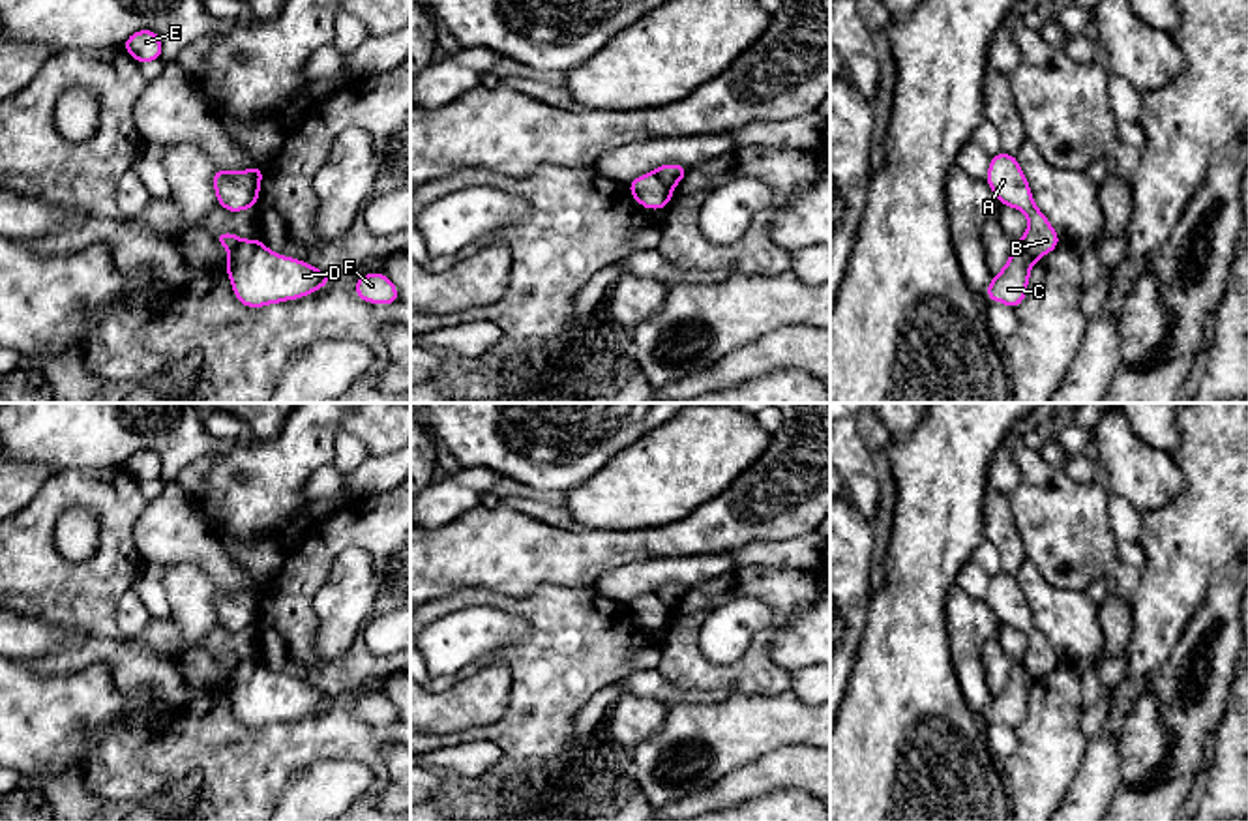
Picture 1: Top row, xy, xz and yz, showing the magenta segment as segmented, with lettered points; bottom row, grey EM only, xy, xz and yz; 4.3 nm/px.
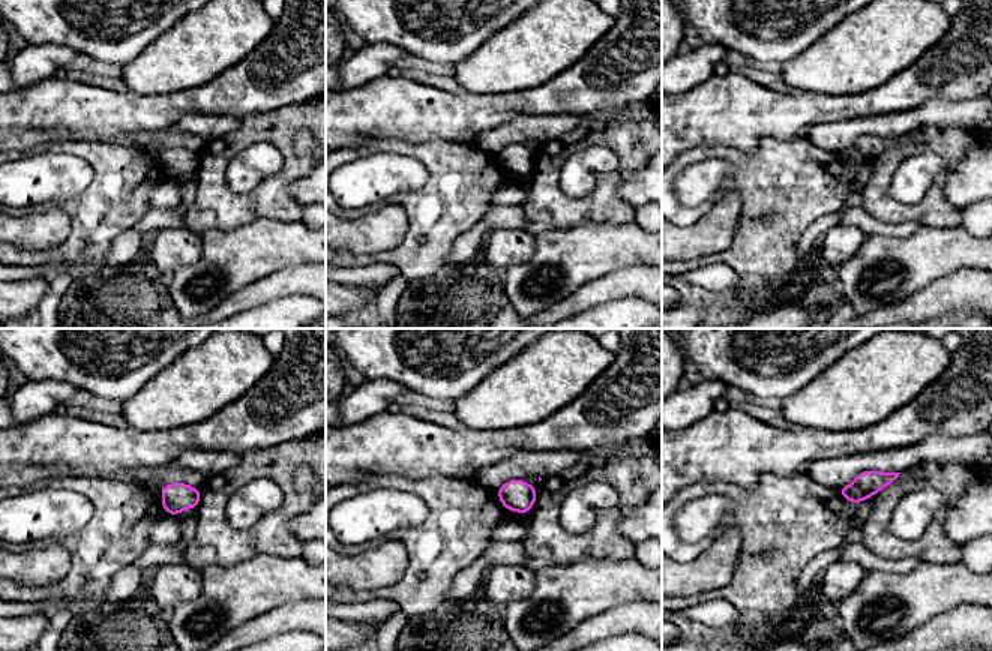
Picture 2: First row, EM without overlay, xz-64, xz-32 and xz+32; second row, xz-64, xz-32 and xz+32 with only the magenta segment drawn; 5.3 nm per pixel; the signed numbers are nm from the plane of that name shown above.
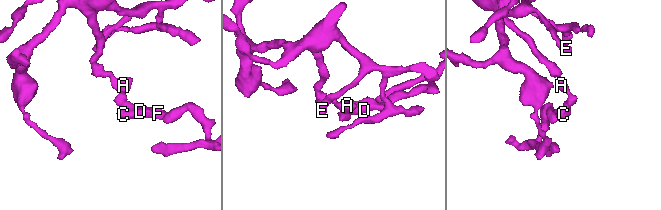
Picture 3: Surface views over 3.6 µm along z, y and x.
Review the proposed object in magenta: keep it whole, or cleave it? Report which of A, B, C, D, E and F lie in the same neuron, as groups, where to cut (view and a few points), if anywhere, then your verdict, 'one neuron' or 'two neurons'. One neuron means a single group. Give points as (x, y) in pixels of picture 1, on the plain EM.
A B E / C D F; cut in xz along (654, 591), (671, 610); two neurons

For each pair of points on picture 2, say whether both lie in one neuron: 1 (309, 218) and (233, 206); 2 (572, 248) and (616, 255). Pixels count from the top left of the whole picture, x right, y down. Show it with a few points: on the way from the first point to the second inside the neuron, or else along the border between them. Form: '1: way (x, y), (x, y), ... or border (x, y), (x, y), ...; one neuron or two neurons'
1: border (303, 206), (303, 213), (299, 219); two neurons
2: way (583, 251), (605, 251); one neuron

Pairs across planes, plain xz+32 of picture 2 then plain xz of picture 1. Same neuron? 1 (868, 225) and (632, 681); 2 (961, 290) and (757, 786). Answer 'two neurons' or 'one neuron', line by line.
1: one neuron
2: one neuron

